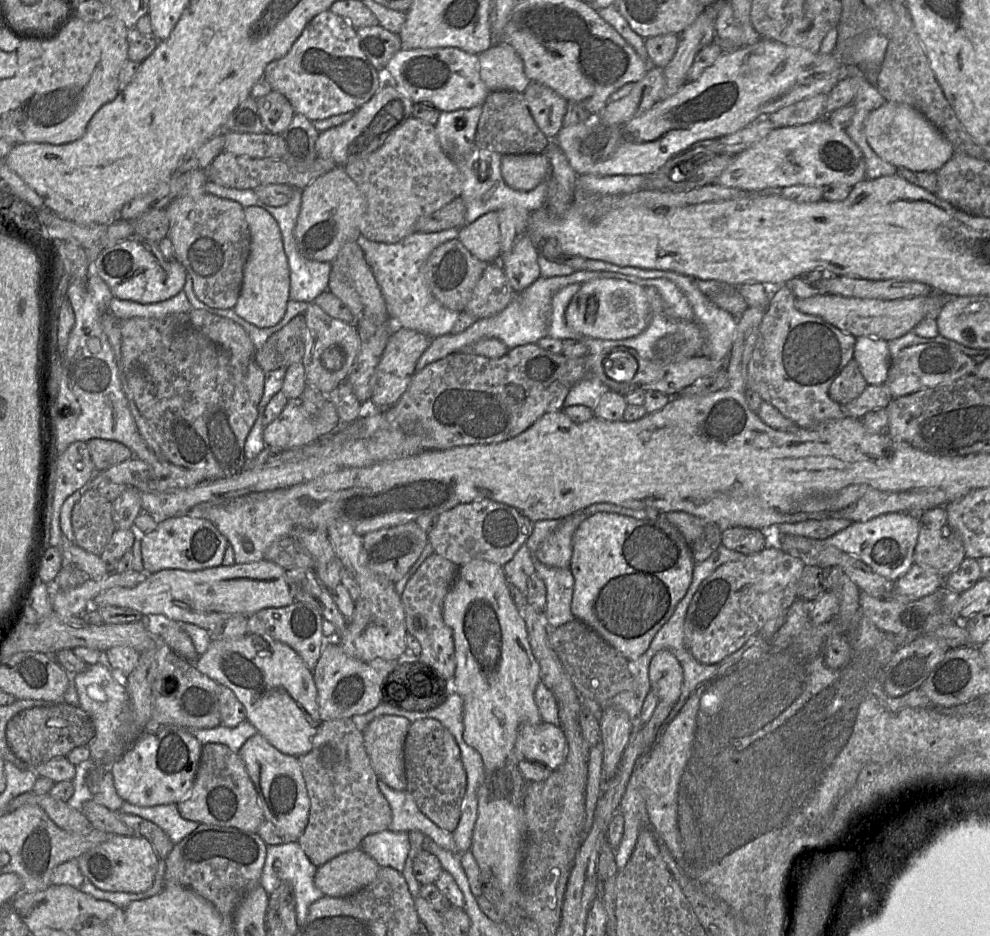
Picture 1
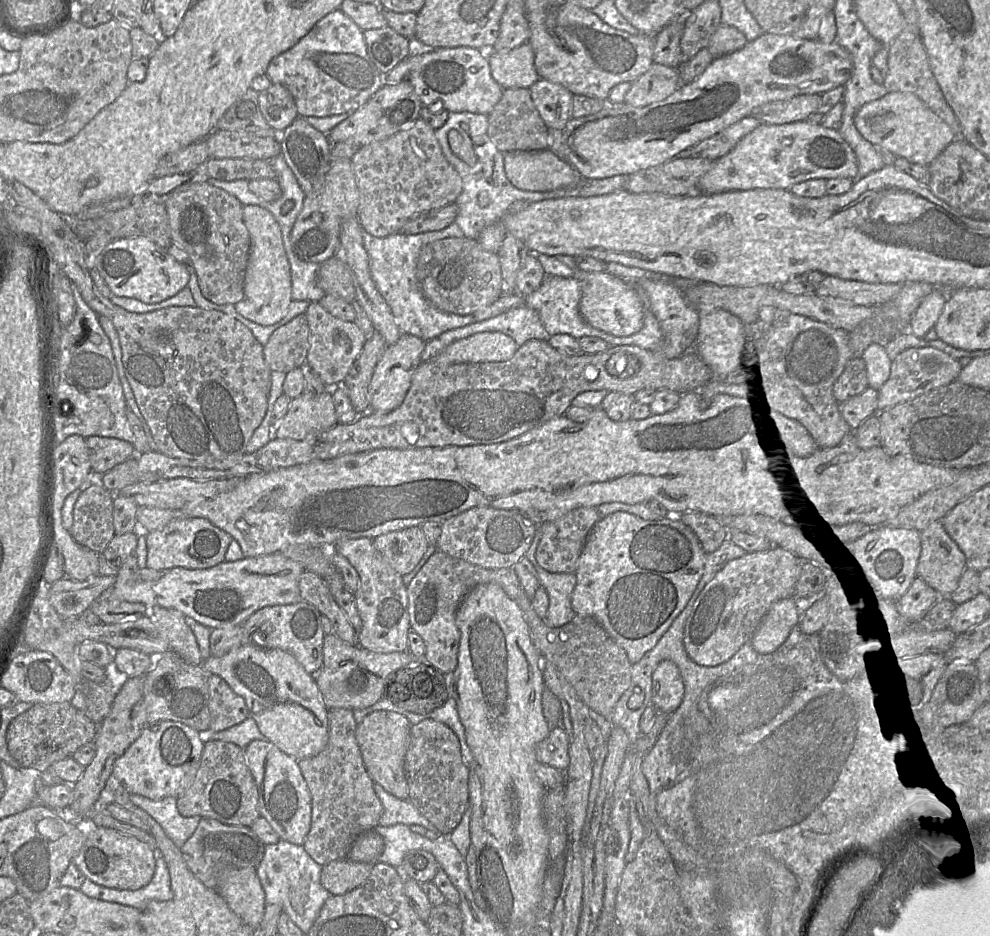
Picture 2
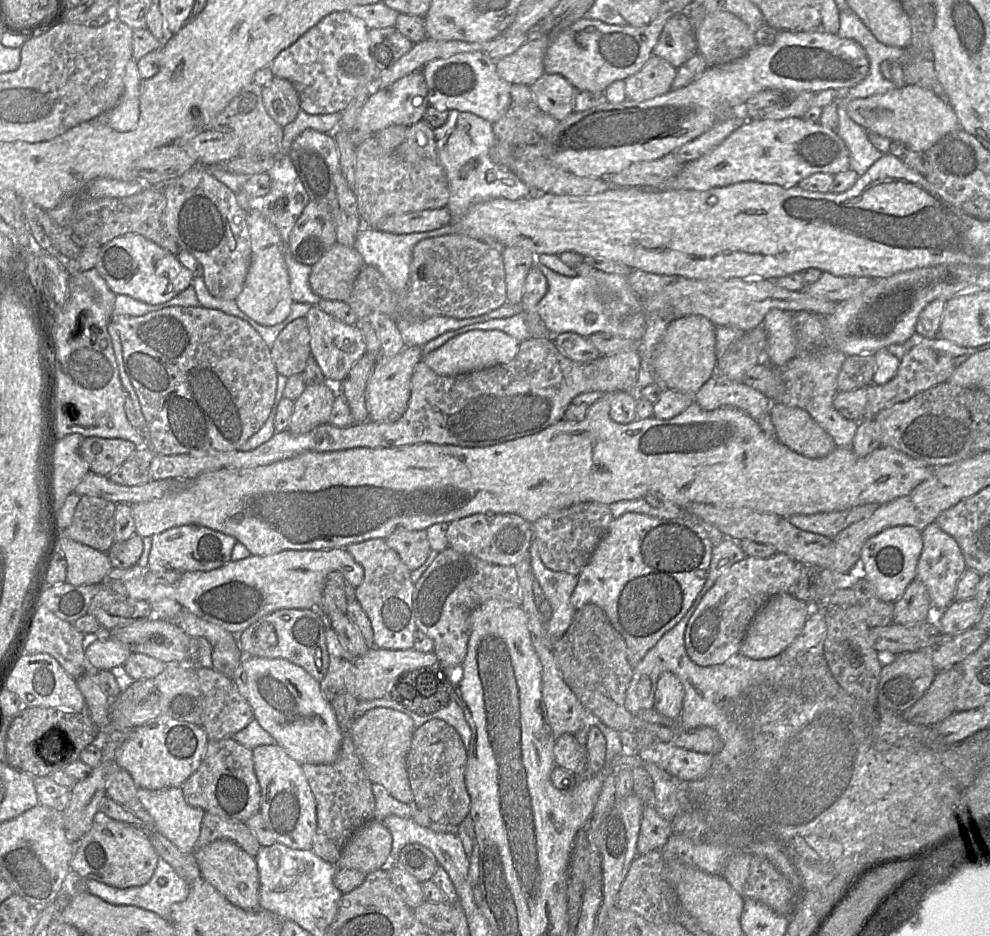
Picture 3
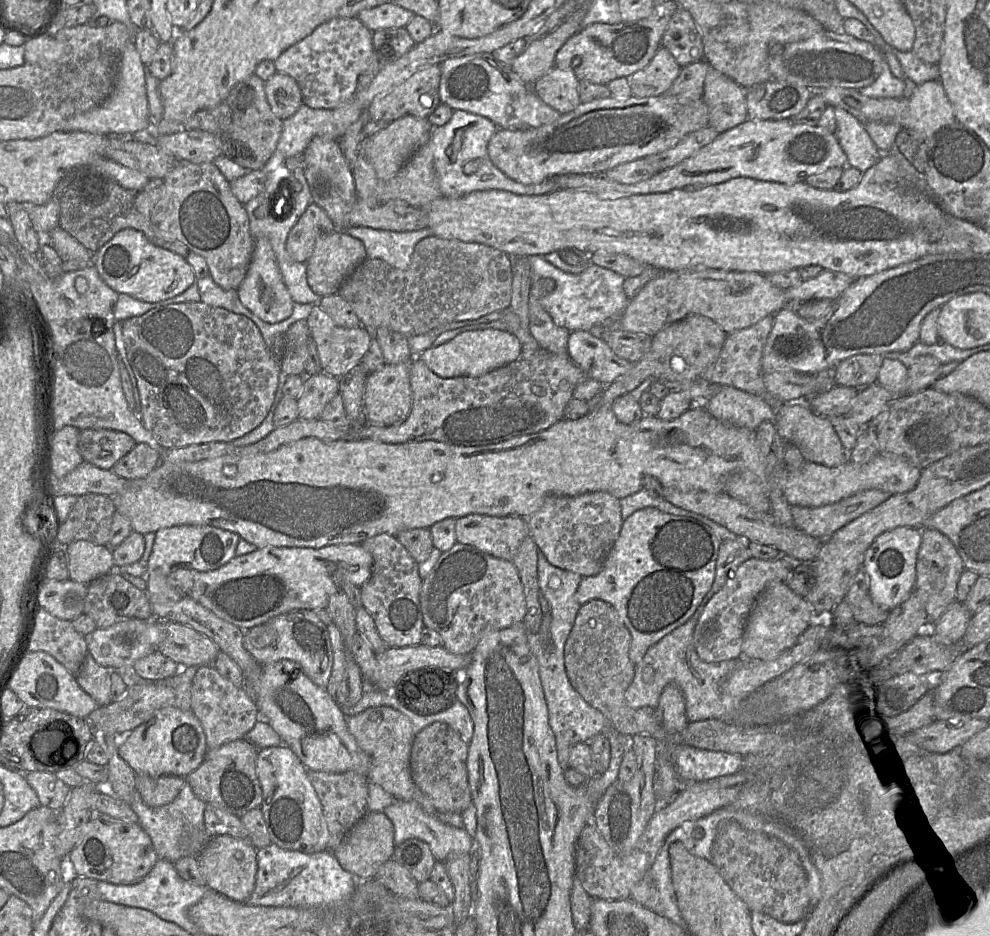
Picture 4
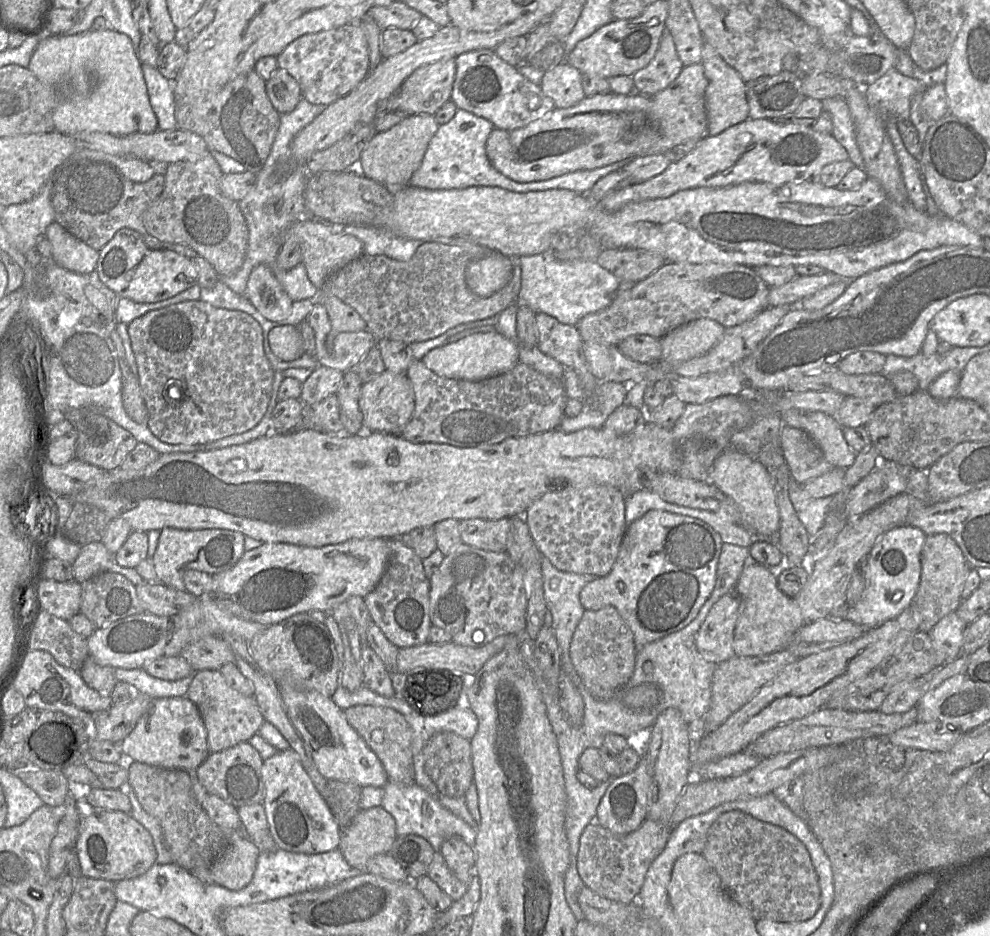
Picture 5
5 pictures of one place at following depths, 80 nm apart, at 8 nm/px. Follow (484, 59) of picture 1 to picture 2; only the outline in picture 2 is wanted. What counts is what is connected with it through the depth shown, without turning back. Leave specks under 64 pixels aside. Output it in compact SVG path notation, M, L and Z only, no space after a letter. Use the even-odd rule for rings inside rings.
M529 43L506 52L489 52L493 79L503 88L529 88L539 76L534 65L534 51Z

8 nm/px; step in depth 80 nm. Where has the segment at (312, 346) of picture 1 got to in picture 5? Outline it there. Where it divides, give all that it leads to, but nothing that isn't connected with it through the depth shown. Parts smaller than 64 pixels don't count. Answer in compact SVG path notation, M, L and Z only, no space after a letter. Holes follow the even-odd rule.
M315 300L307 317L316 340L315 358L319 365L342 372L355 369L367 352L377 343L368 330L342 332L335 330L322 300Z

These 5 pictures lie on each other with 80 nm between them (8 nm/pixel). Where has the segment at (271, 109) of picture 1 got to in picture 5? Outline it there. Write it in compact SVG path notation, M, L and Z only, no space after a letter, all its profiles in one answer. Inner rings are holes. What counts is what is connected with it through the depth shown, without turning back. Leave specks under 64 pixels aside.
M277 68L266 81L266 93L273 107L280 114L293 111L302 98L299 83L281 68Z

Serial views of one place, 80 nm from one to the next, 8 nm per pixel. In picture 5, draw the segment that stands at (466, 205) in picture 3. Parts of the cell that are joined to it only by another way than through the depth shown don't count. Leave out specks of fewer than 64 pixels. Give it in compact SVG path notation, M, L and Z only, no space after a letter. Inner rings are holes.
M457 109L454 117L439 125L431 138L420 166L413 172L408 184L428 189L459 189L469 186L499 186L518 193L545 190L571 190L588 194L592 187L607 174L622 169L629 160L615 162L590 170L578 170L548 180L517 182L499 172L486 155L486 142L494 125L483 117Z

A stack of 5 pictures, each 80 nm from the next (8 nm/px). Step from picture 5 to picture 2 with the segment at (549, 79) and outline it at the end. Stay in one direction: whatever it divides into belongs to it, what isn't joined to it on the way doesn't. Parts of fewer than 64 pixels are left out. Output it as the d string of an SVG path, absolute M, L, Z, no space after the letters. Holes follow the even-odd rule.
M539 79L529 87L532 102L548 129L562 130L571 118L573 94L560 84Z

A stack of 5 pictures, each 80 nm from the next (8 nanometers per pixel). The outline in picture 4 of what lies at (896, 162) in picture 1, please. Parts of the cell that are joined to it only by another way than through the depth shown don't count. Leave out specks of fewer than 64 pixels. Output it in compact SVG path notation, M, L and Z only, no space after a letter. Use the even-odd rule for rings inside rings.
M940 80L917 85L908 98L871 98L863 96L859 89L831 86L818 89L827 105L840 107L857 118L863 125L870 122L893 122L911 131L921 141L926 141L939 129L956 120L953 107Z

